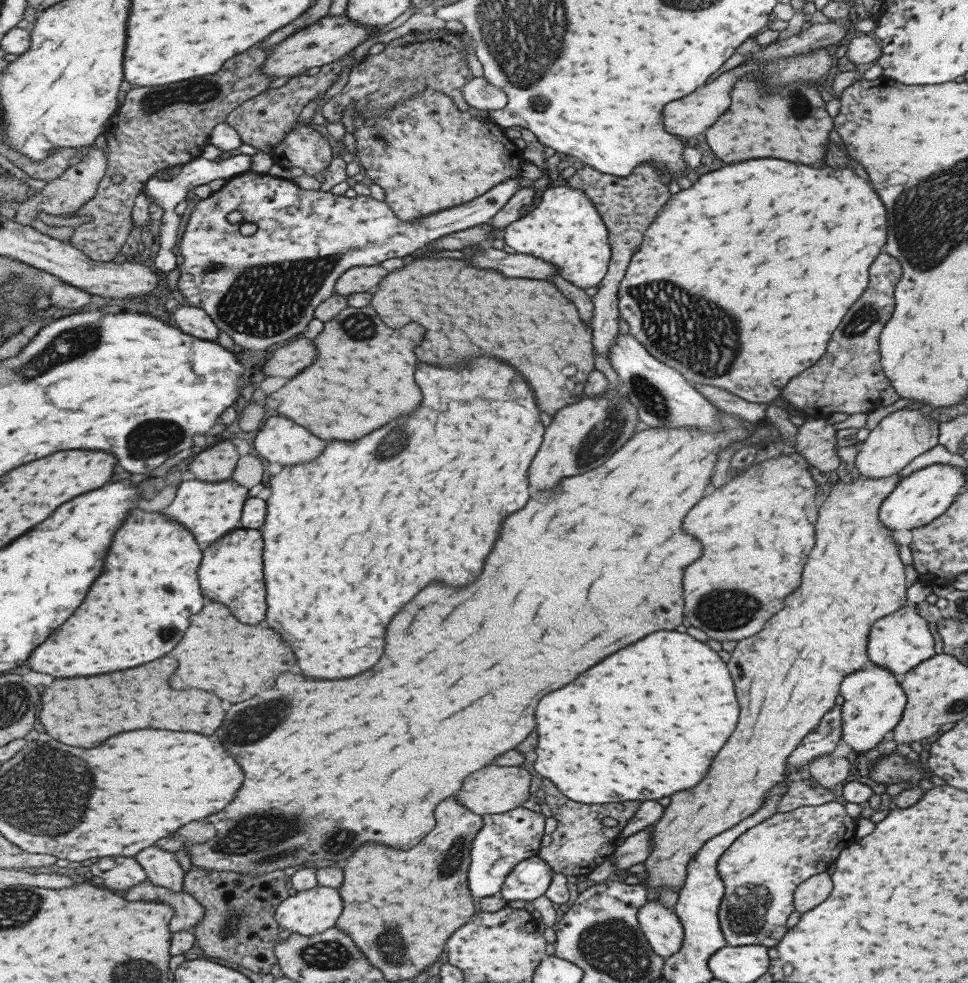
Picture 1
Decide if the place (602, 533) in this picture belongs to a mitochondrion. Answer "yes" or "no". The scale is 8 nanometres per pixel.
no

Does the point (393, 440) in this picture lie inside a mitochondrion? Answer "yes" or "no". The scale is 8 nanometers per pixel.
yes

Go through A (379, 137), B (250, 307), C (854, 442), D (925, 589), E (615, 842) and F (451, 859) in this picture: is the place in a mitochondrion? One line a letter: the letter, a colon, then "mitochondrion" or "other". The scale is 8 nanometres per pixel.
A: mitochondrion
B: mitochondrion
C: other
D: other
E: other
F: mitochondrion

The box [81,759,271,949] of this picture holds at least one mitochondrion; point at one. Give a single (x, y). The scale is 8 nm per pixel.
(221, 932)

